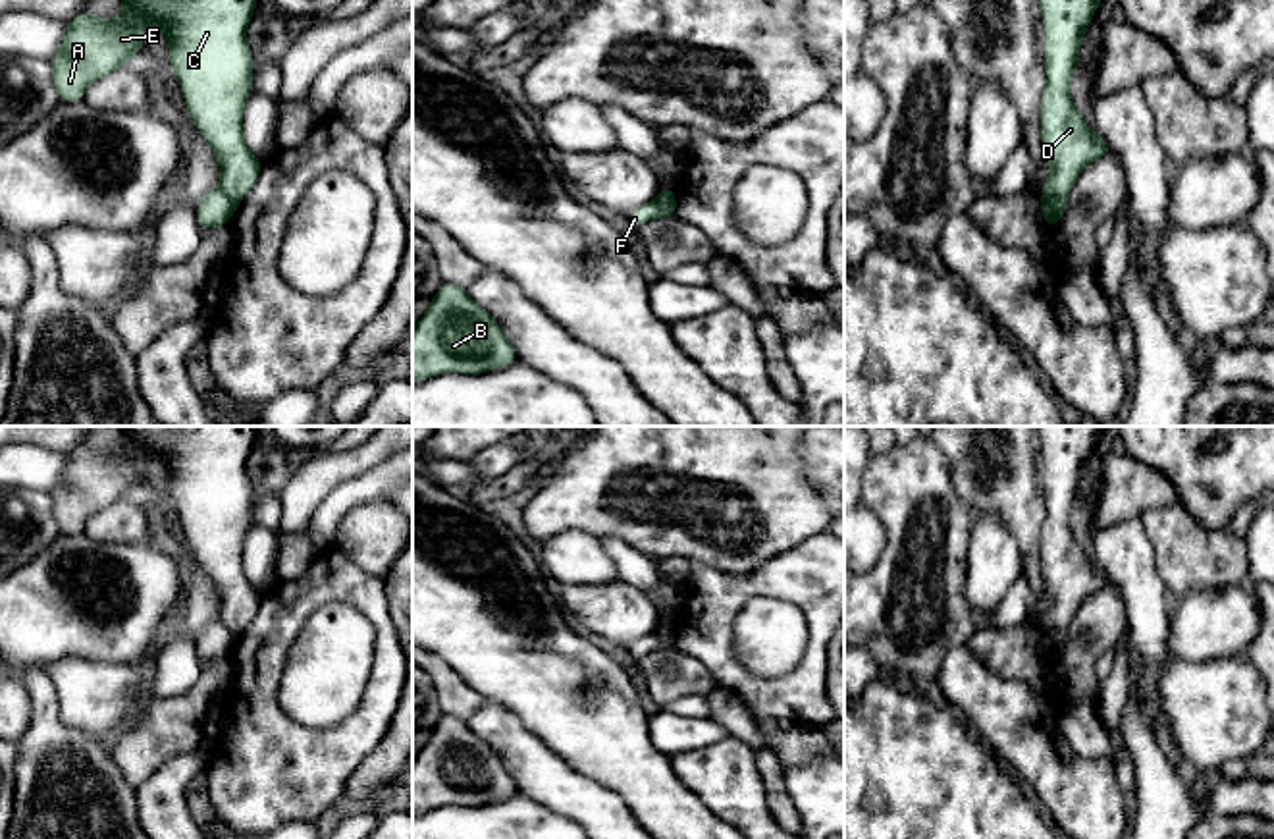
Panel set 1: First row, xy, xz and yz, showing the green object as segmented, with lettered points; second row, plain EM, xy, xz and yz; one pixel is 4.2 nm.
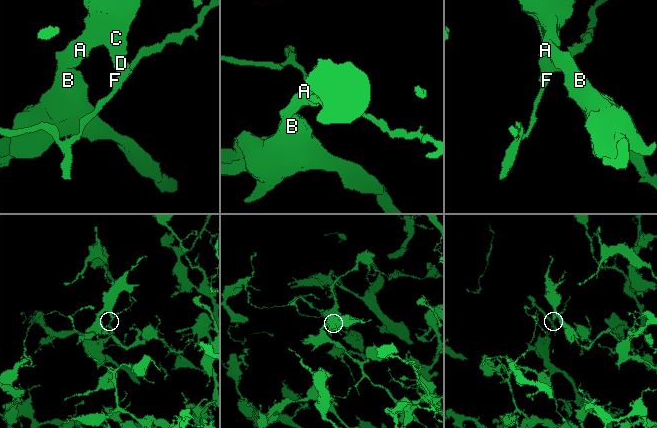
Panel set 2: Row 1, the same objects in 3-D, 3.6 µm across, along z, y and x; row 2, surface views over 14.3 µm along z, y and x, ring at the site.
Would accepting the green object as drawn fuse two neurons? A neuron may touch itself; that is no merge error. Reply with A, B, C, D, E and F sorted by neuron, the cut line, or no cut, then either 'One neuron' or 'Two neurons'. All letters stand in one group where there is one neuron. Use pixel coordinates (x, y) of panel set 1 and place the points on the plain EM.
Groups: A B C D E / F. Split along yz (1064, 629), (1041, 635). Two neurons

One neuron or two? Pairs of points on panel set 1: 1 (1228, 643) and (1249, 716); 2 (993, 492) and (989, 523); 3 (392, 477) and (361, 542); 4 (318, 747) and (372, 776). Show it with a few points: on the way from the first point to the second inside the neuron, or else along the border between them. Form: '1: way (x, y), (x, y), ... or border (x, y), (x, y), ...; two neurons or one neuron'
1: border (1244, 654), (1188, 662); two neurons
2: border (974, 515), (991, 512), (1018, 546); two neurons
3: border (388, 500), (359, 504), (340, 523); two neurons
4: border (384, 731), (384, 737), (342, 793); two neurons

